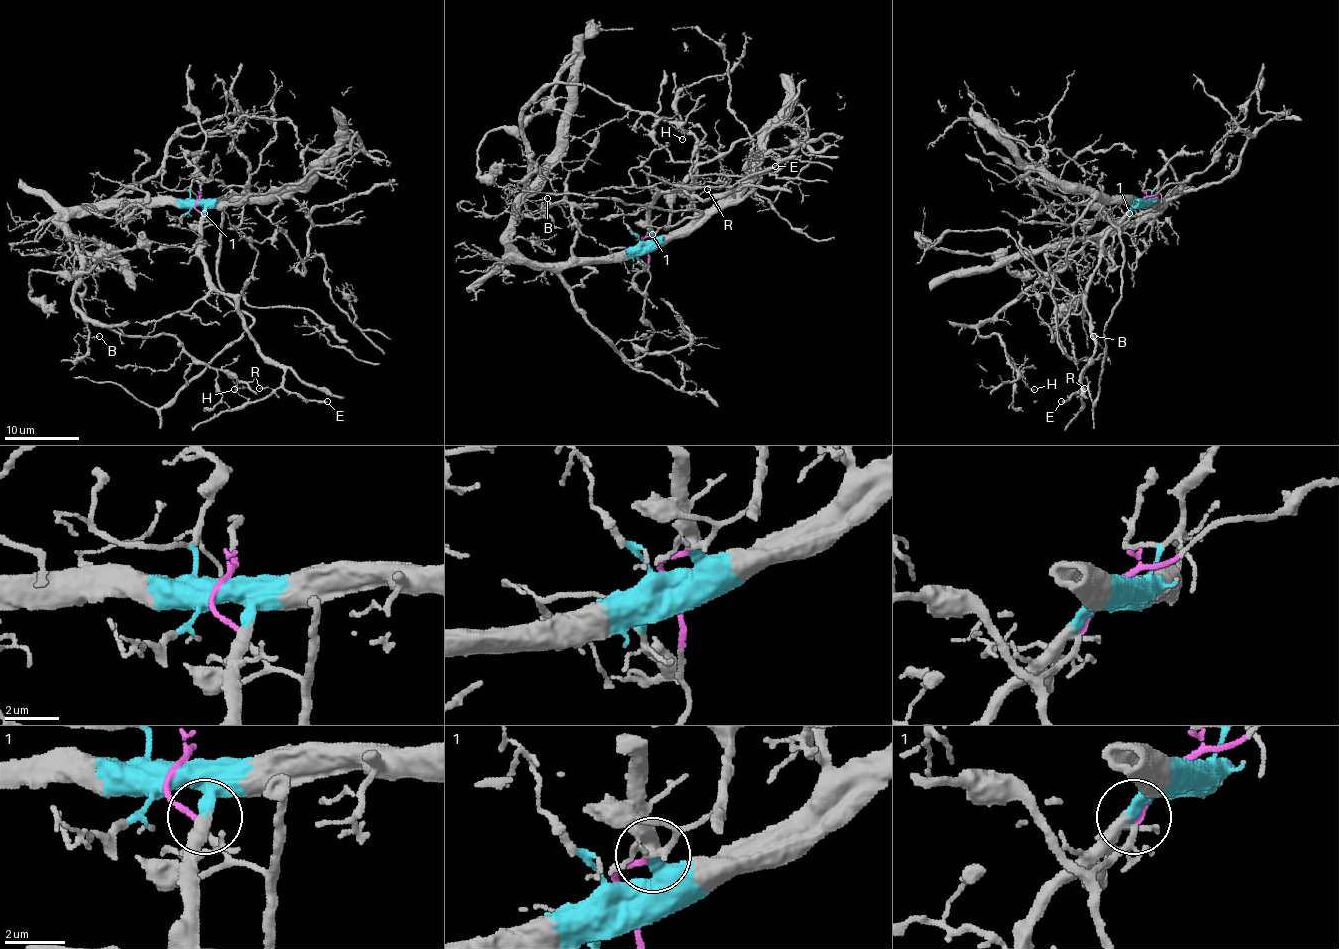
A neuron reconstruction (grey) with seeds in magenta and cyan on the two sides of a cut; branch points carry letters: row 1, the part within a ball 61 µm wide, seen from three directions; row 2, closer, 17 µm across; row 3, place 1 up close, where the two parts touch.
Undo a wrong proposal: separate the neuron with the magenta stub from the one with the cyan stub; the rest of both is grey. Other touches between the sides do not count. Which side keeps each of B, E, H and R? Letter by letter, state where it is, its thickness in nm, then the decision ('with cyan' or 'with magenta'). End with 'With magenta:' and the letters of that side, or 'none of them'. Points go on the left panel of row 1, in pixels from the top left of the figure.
B: (99, 336) | 140 nm | with cyan
E: (327, 401) | 240 nm | with cyan
H: (234, 389) | 100 nm | with cyan
R: (259, 388) | 120 nm | with cyan
With magenta: none of them

